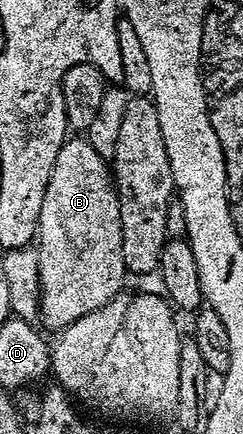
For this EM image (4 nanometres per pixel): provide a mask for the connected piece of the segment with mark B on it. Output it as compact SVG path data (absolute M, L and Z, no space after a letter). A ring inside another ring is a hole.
M68 138L63 141L61 146L61 154L57 154L57 162L53 162L53 174L49 174L49 186L45 186L45 202L41 202L41 214L39 218L39 230L37 233L37 251L39 254L39 310L38 315L41 320L44 320L49 327L55 328L54 330L62 330L68 328L73 322L77 322L77 318L85 318L85 314L89 314L93 310L97 310L101 305L107 304L115 296L120 295L124 291L122 284L122 276L128 272L125 262L123 261L123 255L121 254L121 206L119 205L119 199L117 198L117 190L115 189L115 182L113 179L112 169L109 167L108 161L101 158L101 154L97 154L97 150L93 150L93 146L89 146L89 142L86 138Z

